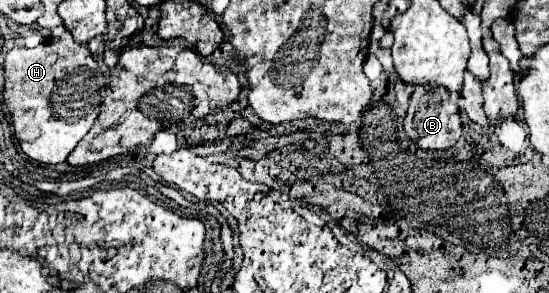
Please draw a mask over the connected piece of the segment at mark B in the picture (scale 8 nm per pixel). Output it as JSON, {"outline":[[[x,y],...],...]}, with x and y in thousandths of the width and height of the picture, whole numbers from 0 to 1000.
{"outline":[[[774,290],[756,297],[734,433],[738,433],[738,454],[745,461],[745,474],[752,474],[767,509],[825,502],[832,488],[832,474],[840,468],[840,440],[843,440],[840,427],[843,420],[840,420],[836,365],[821,345],[821,324],[818,324],[818,311],[811,311],[811,297],[774,297]]]}

